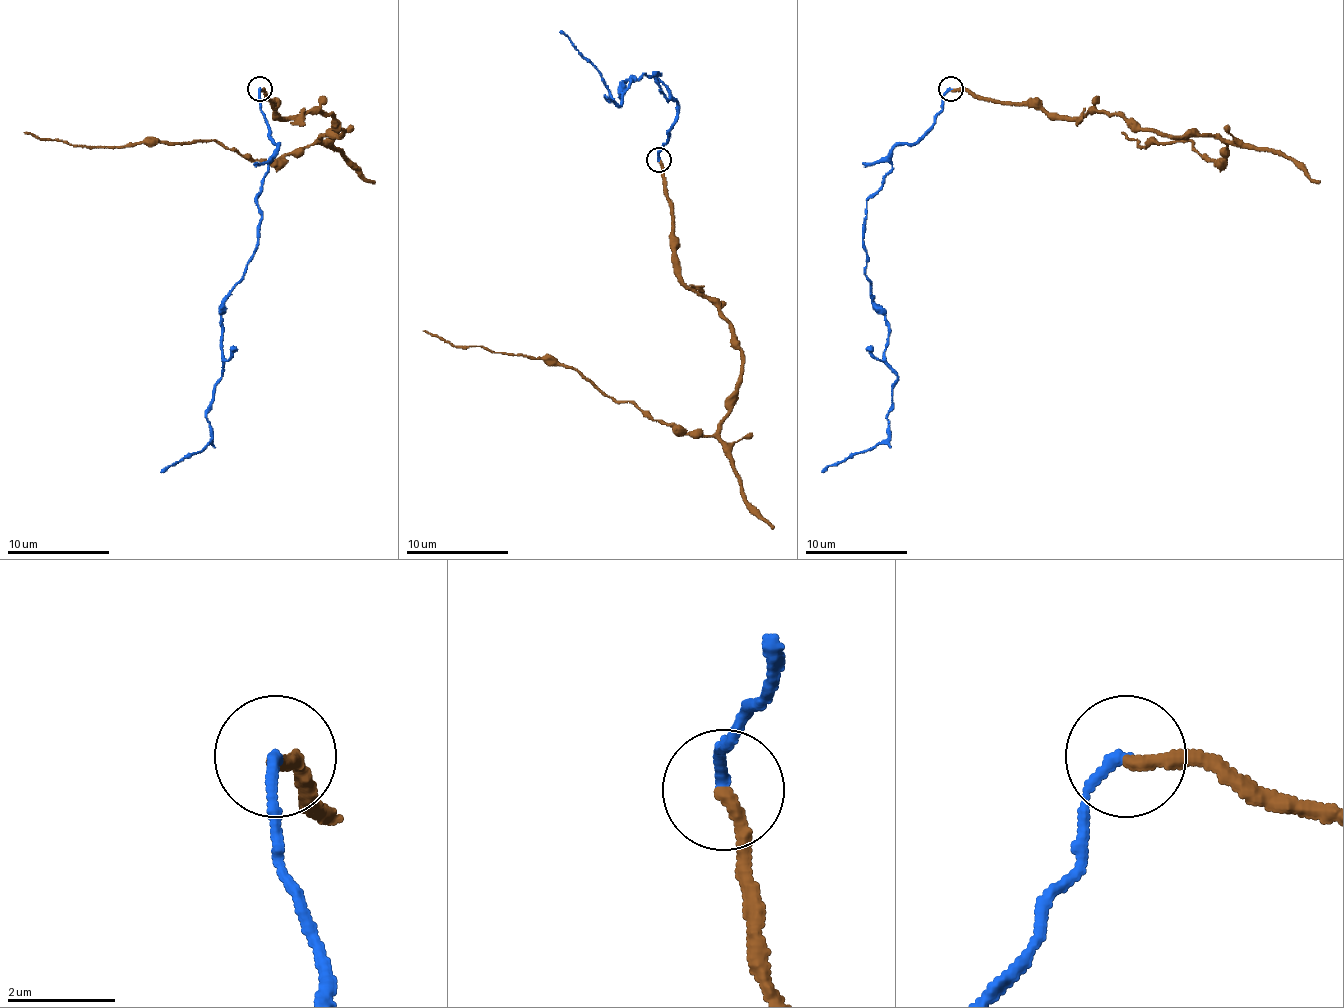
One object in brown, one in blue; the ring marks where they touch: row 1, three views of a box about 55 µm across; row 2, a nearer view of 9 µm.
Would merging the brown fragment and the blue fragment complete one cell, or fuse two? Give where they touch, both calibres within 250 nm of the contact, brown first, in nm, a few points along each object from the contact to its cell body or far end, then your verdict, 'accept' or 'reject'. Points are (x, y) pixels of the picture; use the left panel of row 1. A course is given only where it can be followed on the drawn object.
at (260, 89); 240 nm thick on the brown side, 200 nm on the other; brown runs (259, 89), (279, 115), (330, 115), (343, 128), (272, 161), (249, 161), (208, 140), (70, 145), (24, 133); blue runs (259, 89), (277, 148), (256, 199), (259, 242), (221, 317), (210, 437), (159, 472); reject

